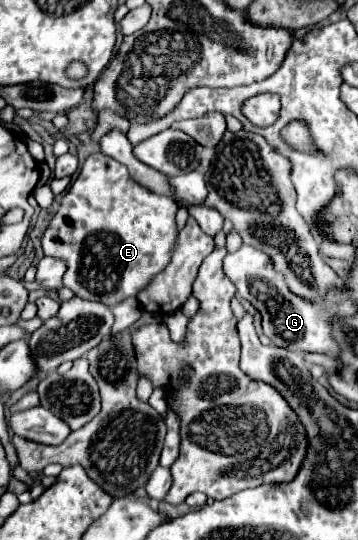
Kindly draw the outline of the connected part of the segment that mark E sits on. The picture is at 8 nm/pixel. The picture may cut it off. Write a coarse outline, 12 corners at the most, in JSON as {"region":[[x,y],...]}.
{"region":[[91,154],[41,236],[113,308],[177,246],[171,198]]}

